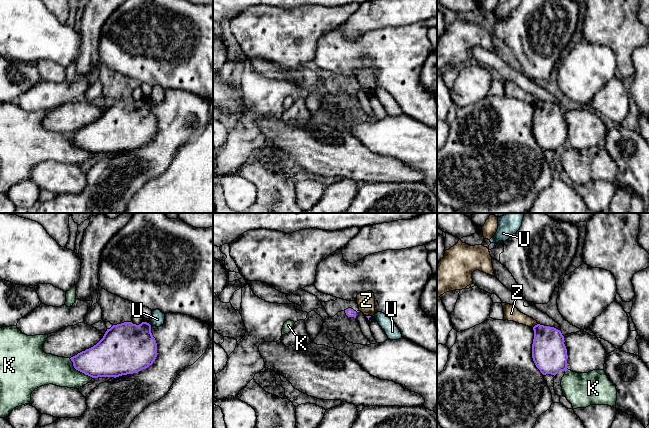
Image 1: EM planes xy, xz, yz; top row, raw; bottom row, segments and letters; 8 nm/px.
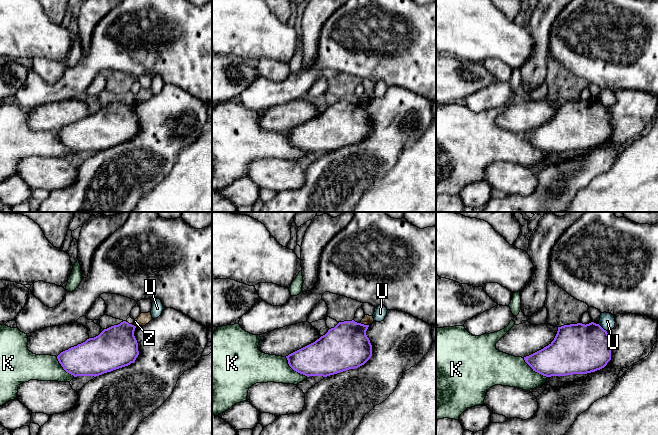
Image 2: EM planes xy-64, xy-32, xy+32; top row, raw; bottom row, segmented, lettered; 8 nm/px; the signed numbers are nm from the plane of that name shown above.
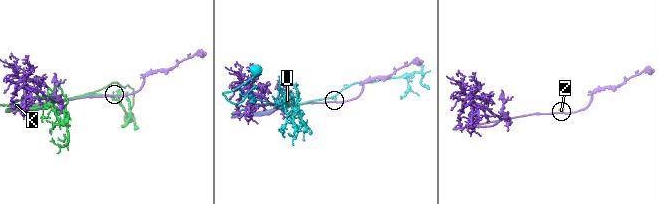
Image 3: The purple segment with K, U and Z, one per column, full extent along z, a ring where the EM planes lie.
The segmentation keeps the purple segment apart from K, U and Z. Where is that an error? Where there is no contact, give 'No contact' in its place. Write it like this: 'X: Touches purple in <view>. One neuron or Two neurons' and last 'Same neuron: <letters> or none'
K: Touches purple in xy. Two neurons
U: Touches purple in xy. Two neurons
Z: Touches purple in yz. Two neurons
Same neuron: none

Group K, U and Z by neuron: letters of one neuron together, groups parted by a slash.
K / U / Z

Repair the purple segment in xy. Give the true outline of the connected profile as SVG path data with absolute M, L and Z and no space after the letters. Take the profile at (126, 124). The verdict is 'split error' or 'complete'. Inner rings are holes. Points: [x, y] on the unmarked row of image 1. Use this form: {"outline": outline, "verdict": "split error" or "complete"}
{"outline": "M124 98L107 105L96 121L70 135L76 146L92 154L116 154L148 144L157 130L149 99Z", "verdict": "complete"}

